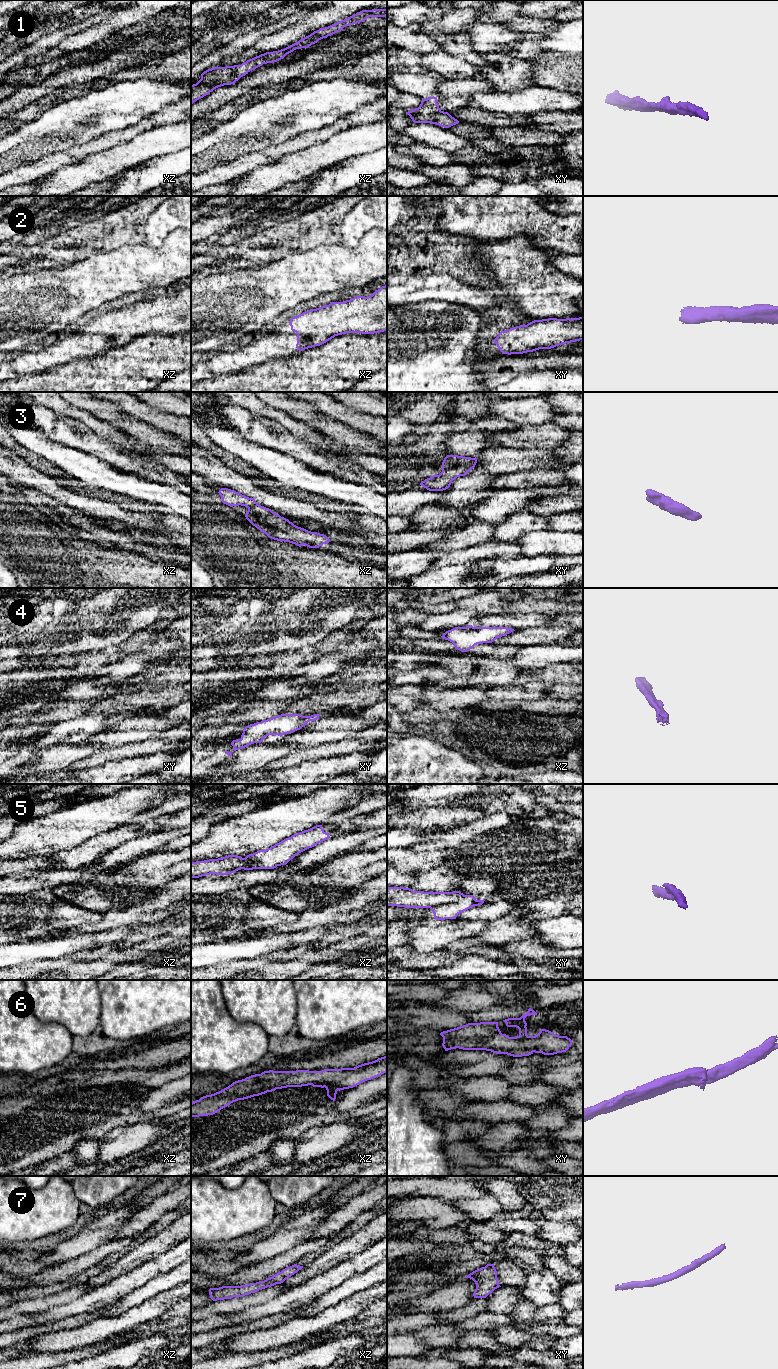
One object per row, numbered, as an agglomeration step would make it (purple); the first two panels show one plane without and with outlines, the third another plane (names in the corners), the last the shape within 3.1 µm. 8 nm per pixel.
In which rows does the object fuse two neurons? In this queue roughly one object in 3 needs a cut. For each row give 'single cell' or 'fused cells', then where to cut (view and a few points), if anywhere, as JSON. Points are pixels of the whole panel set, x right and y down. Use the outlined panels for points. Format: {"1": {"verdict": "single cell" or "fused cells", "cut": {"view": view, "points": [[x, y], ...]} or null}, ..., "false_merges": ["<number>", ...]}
{"1": {"verdict": "single cell", "cut": null}, "2": {"verdict": "single cell", "cut": null}, "3": {"verdict": "single cell", "cut": null}, "4": {"verdict": "single cell", "cut": null}, "5": {"verdict": "fused cells", "cut": {"view": "xy", "points": [[464, 895], [457, 900], [440, 903], [430, 908]]}}, "6": {"verdict": "single cell", "cut": null}, "7": {"verdict": "single cell", "cut": null}, "false_merges": ["5"]}

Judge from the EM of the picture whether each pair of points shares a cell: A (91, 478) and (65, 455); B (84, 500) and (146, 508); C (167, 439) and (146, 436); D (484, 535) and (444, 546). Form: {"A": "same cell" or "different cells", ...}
{"A": "same cell", "B": "different cells", "C": "same cell", "D": "same cell"}

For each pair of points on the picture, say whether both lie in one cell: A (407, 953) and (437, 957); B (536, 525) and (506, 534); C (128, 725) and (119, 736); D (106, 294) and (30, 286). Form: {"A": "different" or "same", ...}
{"A": "same", "B": "same", "C": "same", "D": "same"}

